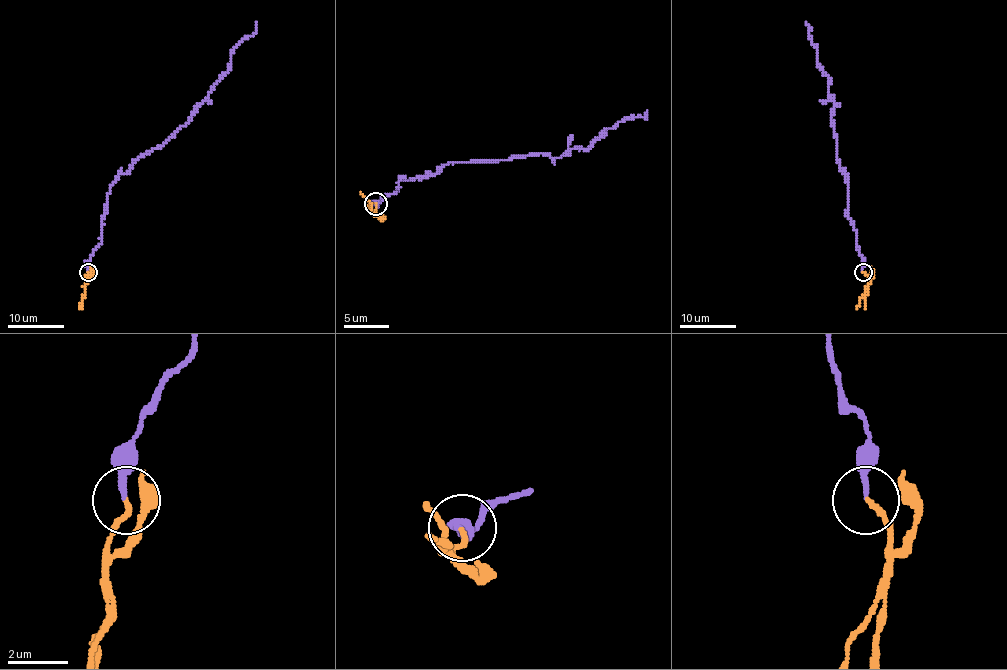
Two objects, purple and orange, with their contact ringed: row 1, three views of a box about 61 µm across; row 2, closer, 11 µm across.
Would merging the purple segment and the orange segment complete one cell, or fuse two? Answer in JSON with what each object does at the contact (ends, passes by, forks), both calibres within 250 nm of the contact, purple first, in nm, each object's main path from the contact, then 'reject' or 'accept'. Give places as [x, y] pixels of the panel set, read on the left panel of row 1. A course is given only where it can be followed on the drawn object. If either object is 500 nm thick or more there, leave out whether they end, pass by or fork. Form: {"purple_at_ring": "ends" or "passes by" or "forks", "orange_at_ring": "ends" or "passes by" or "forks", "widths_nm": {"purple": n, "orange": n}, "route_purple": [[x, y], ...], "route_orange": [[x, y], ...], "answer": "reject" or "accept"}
{"purple_at_ring": "ends", "orange_at_ring": "ends", "widths_nm": {"purple": 180, "orange": 170}, "route_purple": [[88, 271], [90, 257], [101, 242], [111, 184], [188, 121], [227, 70], [231, 51], [255, 31], [257, 21]], "route_orange": [[88, 271], [78, 309]], "answer": "reject"}

